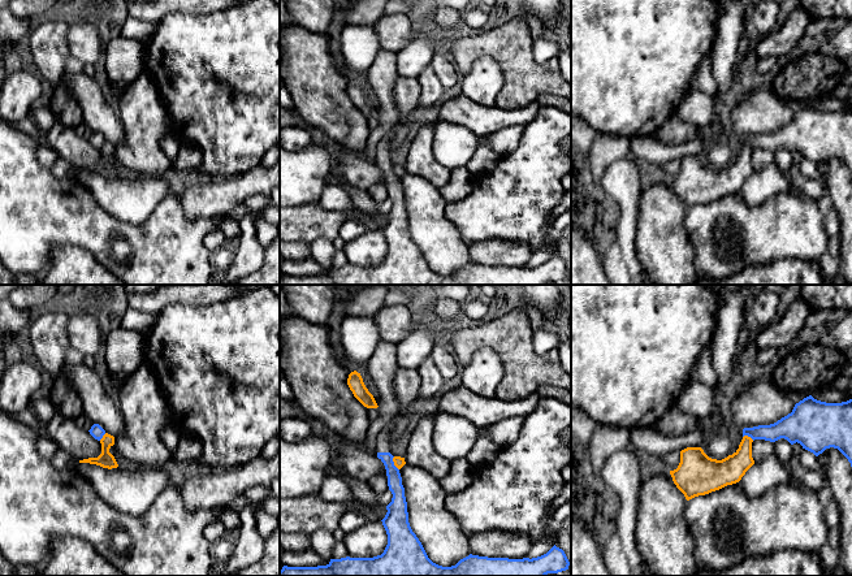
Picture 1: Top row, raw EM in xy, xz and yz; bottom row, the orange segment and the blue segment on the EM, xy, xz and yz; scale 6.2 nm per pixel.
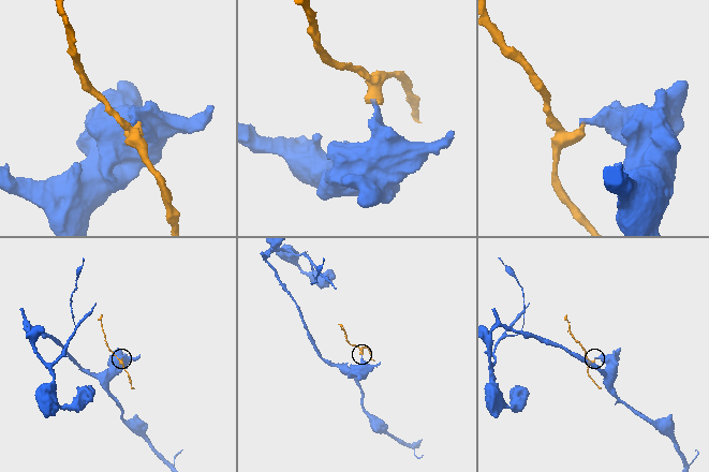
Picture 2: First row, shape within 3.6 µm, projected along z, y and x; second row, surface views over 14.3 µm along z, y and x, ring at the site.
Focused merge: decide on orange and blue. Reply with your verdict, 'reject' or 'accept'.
reject

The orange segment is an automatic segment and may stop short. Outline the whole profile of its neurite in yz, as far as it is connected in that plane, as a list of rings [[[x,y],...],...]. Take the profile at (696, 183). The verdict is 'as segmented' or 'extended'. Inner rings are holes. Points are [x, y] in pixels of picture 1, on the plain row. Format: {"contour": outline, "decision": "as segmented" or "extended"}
{"contour": [[[744,144],[739,157],[722,169],[709,166],[701,156],[682,159],[678,177],[670,179],[674,192],[689,209],[739,191],[754,173],[752,151]]], "decision": "as segmented"}

